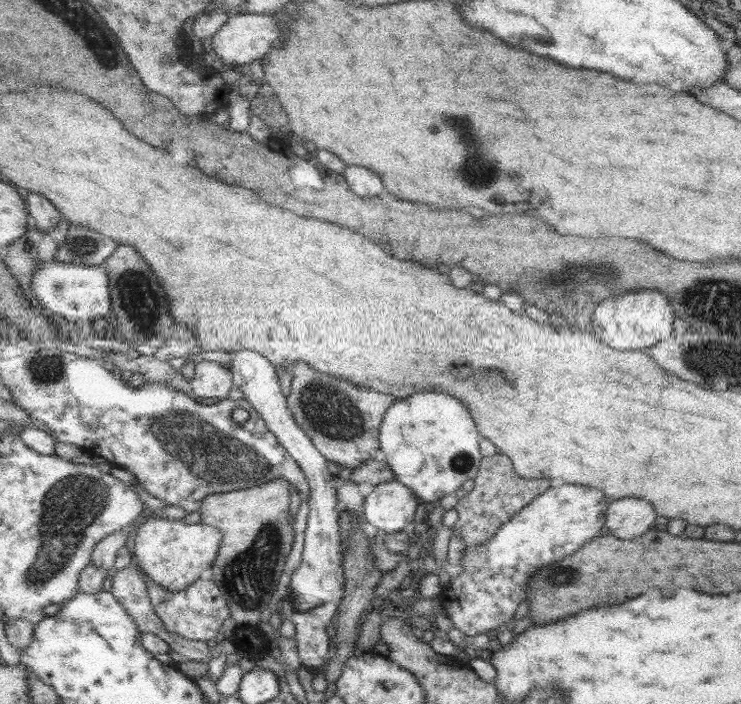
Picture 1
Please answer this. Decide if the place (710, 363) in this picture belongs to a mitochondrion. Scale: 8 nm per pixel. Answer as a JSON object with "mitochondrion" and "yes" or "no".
{"mitochondrion":"yes"}

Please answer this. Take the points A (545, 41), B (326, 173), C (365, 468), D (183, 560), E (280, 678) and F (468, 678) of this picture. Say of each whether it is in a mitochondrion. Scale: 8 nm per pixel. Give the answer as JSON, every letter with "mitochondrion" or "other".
{"A":"other","B":"other","C":"other","D":"other","E":"other","F":"other"}

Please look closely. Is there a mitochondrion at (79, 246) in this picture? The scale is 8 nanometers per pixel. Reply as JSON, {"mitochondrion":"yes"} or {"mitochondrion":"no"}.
{"mitochondrion":"yes"}

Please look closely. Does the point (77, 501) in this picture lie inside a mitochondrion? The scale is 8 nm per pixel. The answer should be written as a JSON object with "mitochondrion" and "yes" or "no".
{"mitochondrion":"yes"}

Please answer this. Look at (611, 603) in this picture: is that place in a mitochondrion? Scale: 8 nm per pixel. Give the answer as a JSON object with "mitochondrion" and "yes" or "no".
{"mitochondrion":"no"}

